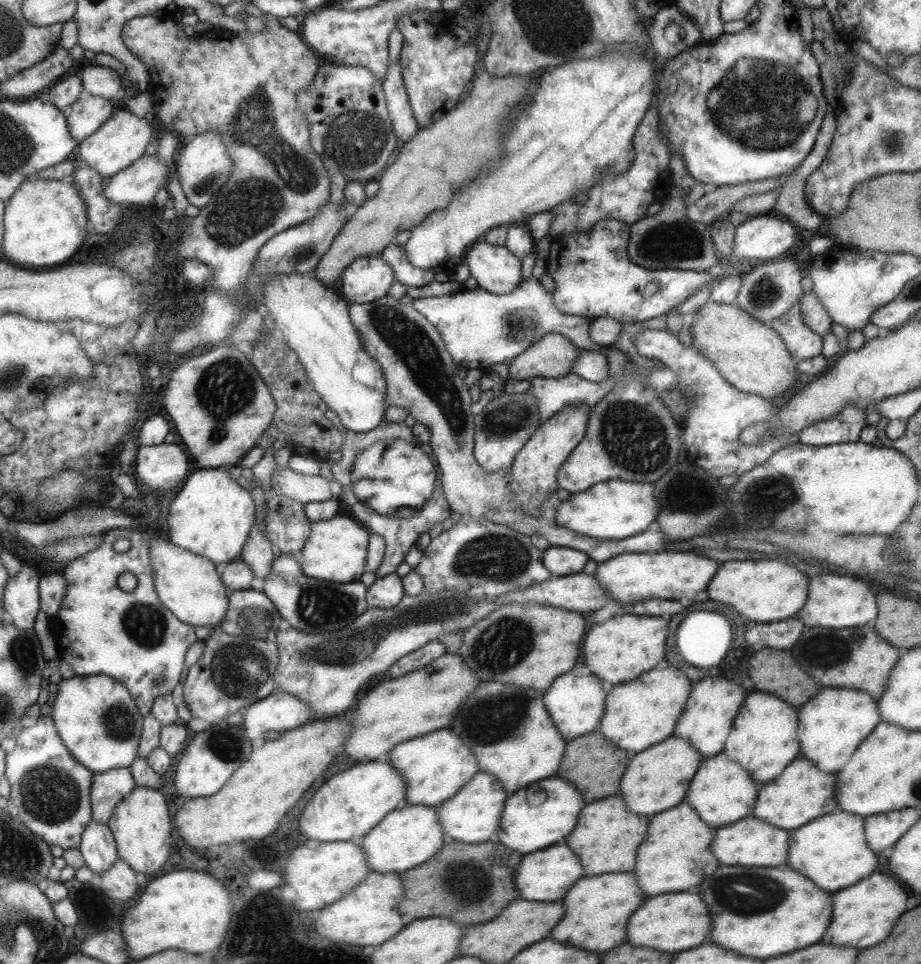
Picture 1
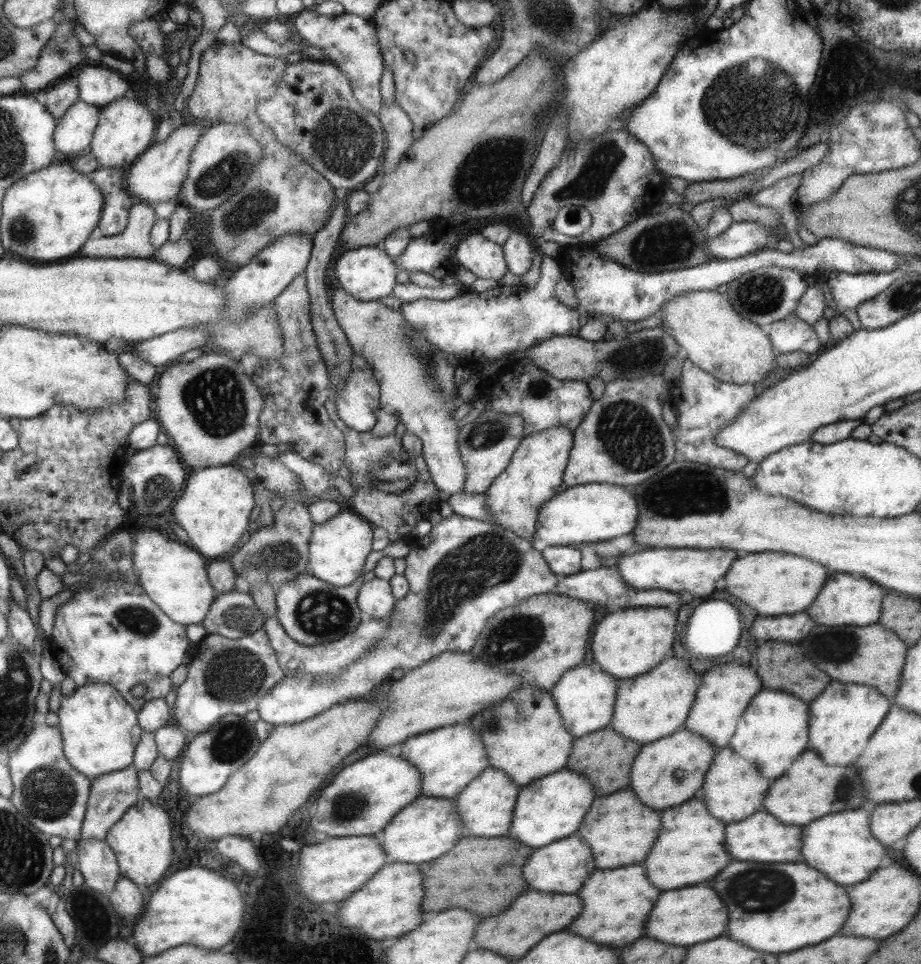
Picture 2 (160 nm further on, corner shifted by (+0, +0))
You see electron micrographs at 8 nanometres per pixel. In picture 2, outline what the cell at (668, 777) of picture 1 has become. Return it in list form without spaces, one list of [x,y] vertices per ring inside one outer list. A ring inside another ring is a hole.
[[[681,726],[668,737],[642,745],[633,759],[630,784],[627,788],[631,789],[645,806],[653,810],[679,806],[691,797],[697,797],[716,749],[707,738]]]

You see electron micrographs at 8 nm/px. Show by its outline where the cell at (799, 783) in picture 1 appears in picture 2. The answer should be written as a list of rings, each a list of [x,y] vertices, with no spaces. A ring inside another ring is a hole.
[[[807,748],[789,765],[785,774],[770,783],[761,808],[783,824],[804,827],[826,814],[855,810],[865,804],[868,800],[863,796],[863,786],[853,766],[828,765],[814,750]]]

